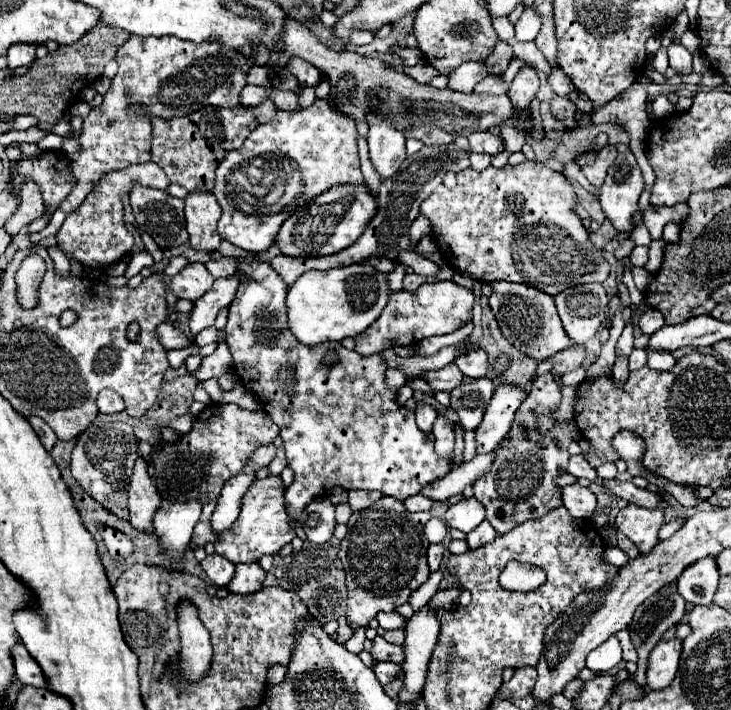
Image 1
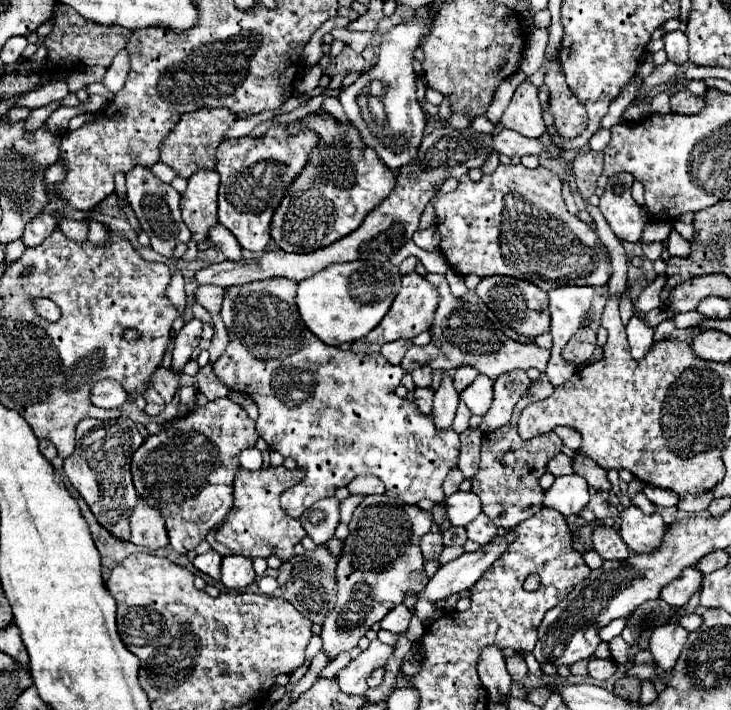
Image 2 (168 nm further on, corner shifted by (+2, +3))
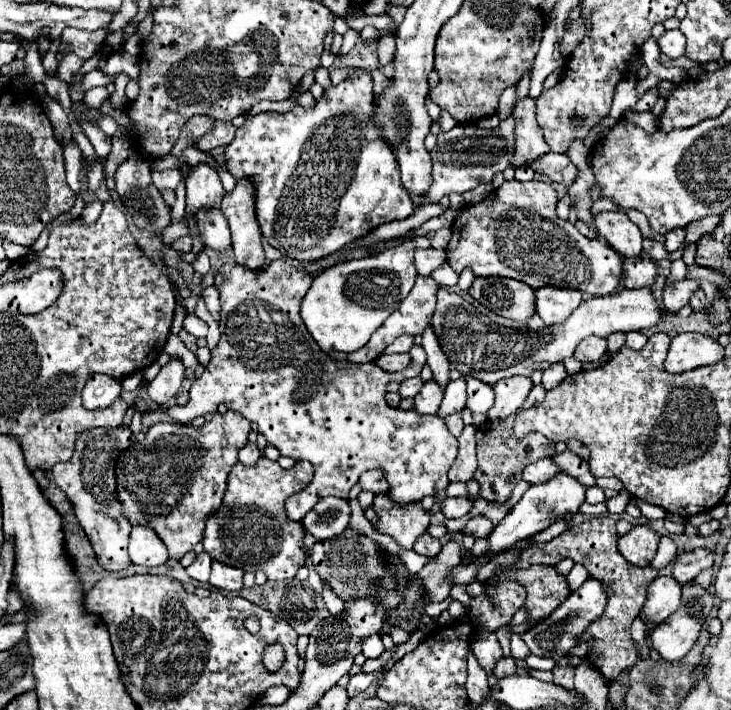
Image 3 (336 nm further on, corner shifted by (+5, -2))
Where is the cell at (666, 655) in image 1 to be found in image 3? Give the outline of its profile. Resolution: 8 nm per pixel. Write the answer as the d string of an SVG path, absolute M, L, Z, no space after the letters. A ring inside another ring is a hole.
M687 583L681 587L681 593L683 593L681 607L677 611L673 611L665 623L661 623L655 631L649 633L651 647L657 649L665 661L679 661L679 657L683 657L695 645L695 641L701 633L701 627L705 625L707 617L711 615L711 609L715 607L715 605L711 605L711 597L713 597L711 589L703 589L695 583Z

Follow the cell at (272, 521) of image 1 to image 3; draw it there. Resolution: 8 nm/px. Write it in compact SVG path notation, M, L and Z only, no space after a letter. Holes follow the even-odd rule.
M261 457L251 467L237 461L229 473L221 507L205 523L205 551L211 559L225 565L253 573L263 571L271 581L293 579L297 569L305 565L307 549L303 545L303 525L287 517L285 499L303 491L311 479L313 465L309 461L297 461L291 469L283 469L277 461L269 461L267 457Z

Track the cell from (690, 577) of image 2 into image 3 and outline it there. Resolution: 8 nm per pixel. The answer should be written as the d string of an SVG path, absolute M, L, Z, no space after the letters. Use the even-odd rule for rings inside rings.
M657 577L647 589L647 601L641 607L639 617L645 621L647 629L653 629L661 621L671 615L679 607L681 601L681 585L675 583L671 577Z

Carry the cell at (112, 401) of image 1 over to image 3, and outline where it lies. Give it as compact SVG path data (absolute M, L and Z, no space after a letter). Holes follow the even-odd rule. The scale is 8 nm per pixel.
M89 375L83 387L83 405L87 409L109 407L121 393L121 383L109 375Z

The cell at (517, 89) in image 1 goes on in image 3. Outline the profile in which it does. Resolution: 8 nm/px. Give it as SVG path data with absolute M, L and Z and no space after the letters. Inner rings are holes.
M529 97L521 99L513 111L515 117L515 155L511 159L511 167L523 167L523 165L531 165L533 161L541 159L543 155L549 153L549 145L543 139L543 131L539 129L537 121L535 121L535 101L531 101Z

